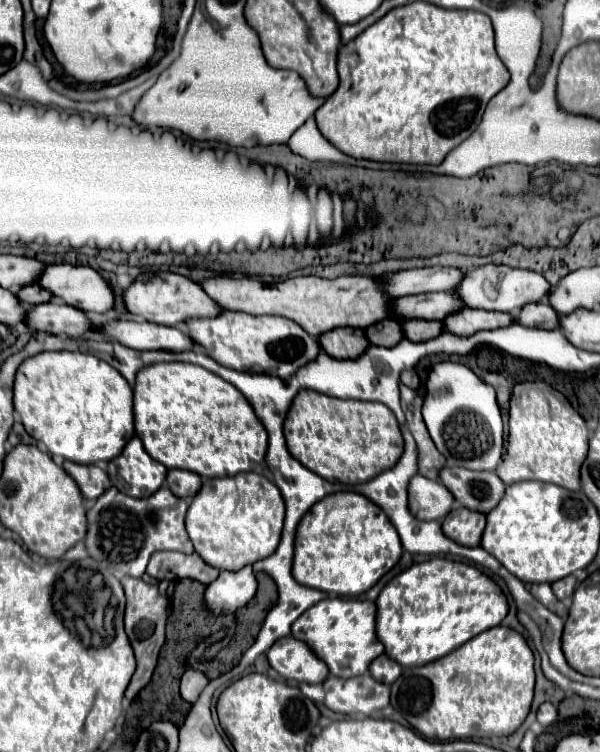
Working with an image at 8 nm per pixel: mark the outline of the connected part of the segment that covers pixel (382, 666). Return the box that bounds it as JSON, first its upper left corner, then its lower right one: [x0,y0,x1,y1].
[370,655,402,685]

